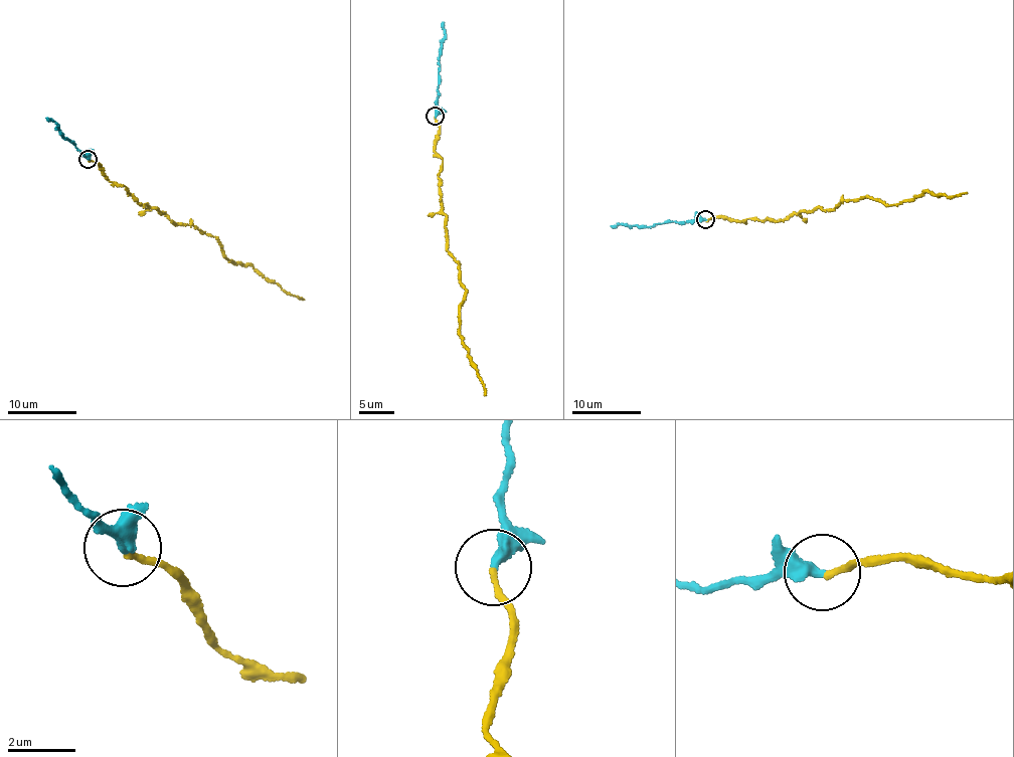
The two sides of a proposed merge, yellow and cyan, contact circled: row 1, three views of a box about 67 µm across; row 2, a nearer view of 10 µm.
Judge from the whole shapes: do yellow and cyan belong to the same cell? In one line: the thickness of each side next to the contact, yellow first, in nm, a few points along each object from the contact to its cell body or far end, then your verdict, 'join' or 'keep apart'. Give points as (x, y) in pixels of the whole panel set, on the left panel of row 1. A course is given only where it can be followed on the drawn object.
170 nm thick on the yellow side, 440 nm on the other; yellow runs (89, 159), (140, 204), (215, 238), (224, 257), (254, 266), (304, 300); cyan runs (88, 159), (59, 134), (57, 125), (46, 118); join

